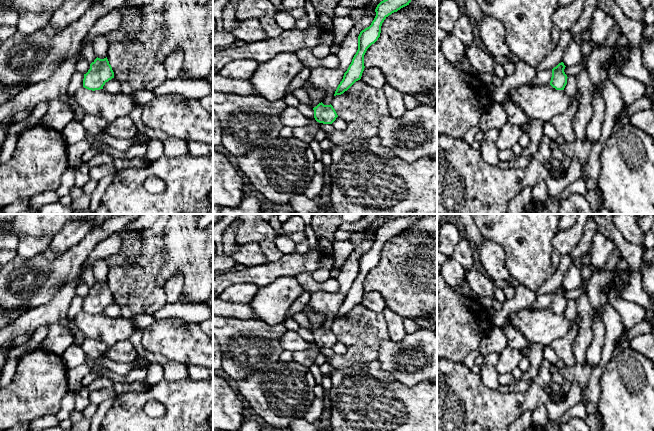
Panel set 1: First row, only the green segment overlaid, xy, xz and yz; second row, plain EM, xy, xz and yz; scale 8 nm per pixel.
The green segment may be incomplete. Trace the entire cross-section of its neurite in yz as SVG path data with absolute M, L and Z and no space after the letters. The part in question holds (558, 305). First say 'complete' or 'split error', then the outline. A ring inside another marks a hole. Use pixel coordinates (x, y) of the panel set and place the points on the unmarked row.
complete; M563 286L559 287L556 291L552 293L552 301L550 309L556 314L564 314L567 308L567 299L564 296L565 289Z

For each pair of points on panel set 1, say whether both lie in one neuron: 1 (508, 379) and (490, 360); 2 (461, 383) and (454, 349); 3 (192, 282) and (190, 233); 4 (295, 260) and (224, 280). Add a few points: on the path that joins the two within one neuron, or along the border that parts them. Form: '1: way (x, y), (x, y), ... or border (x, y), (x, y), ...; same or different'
1: border (498, 374), (498, 382), (500, 384); different
2: border (447, 358), (462, 362); different
3: way (193, 270), (193, 253), (190, 250), (190, 245); same
4: way (277, 269), (263, 275), (247, 275), (242, 277); same

